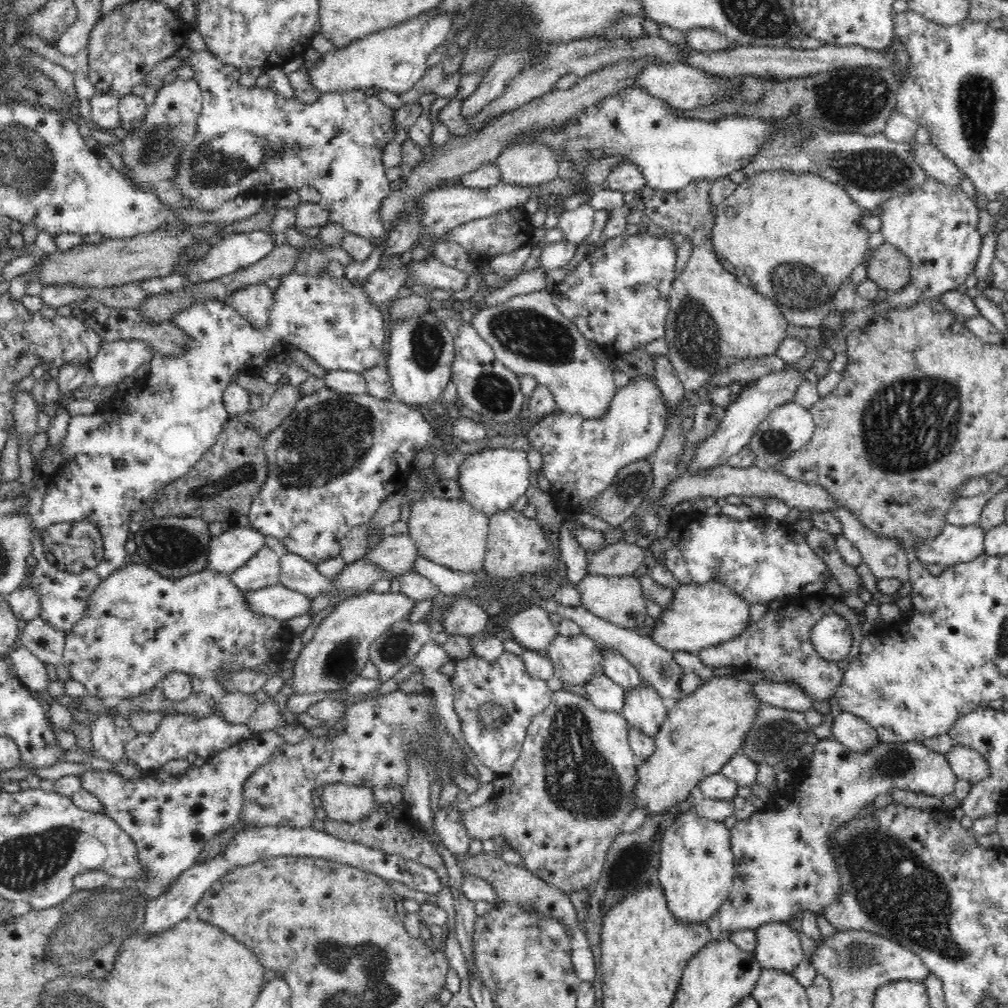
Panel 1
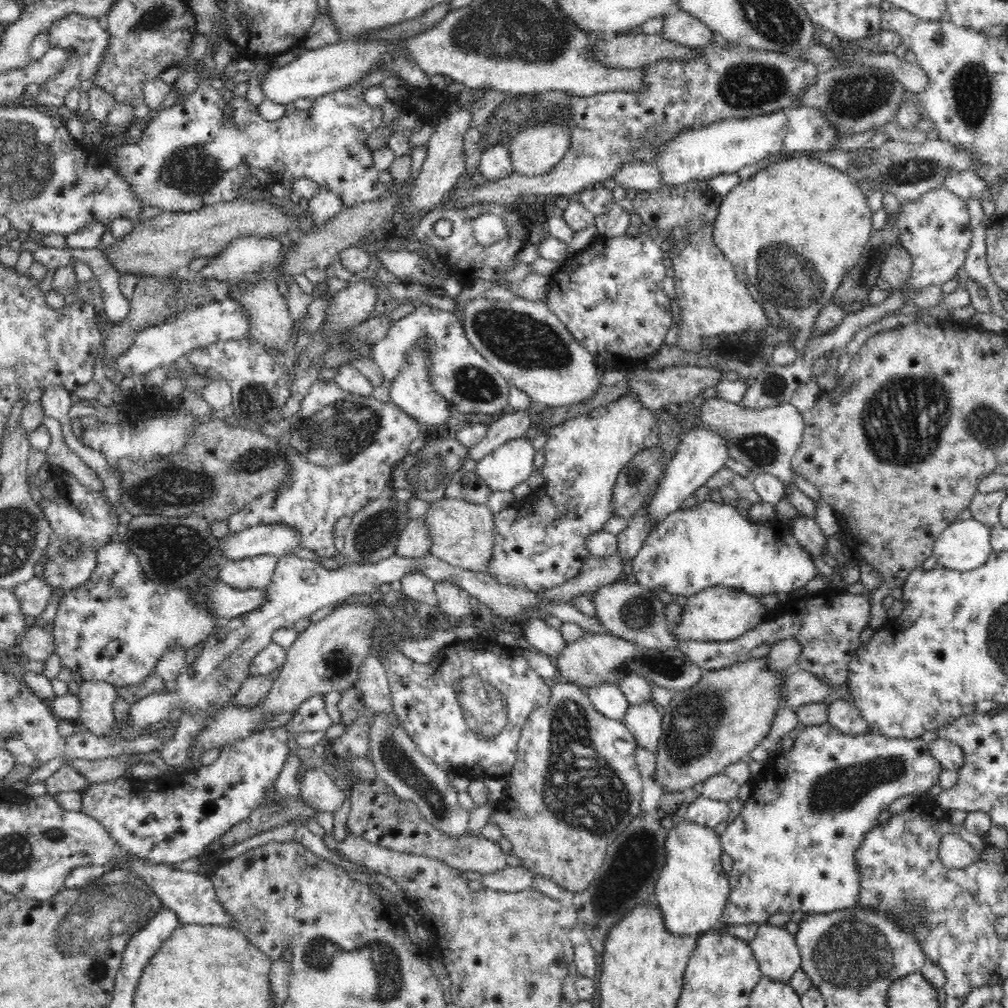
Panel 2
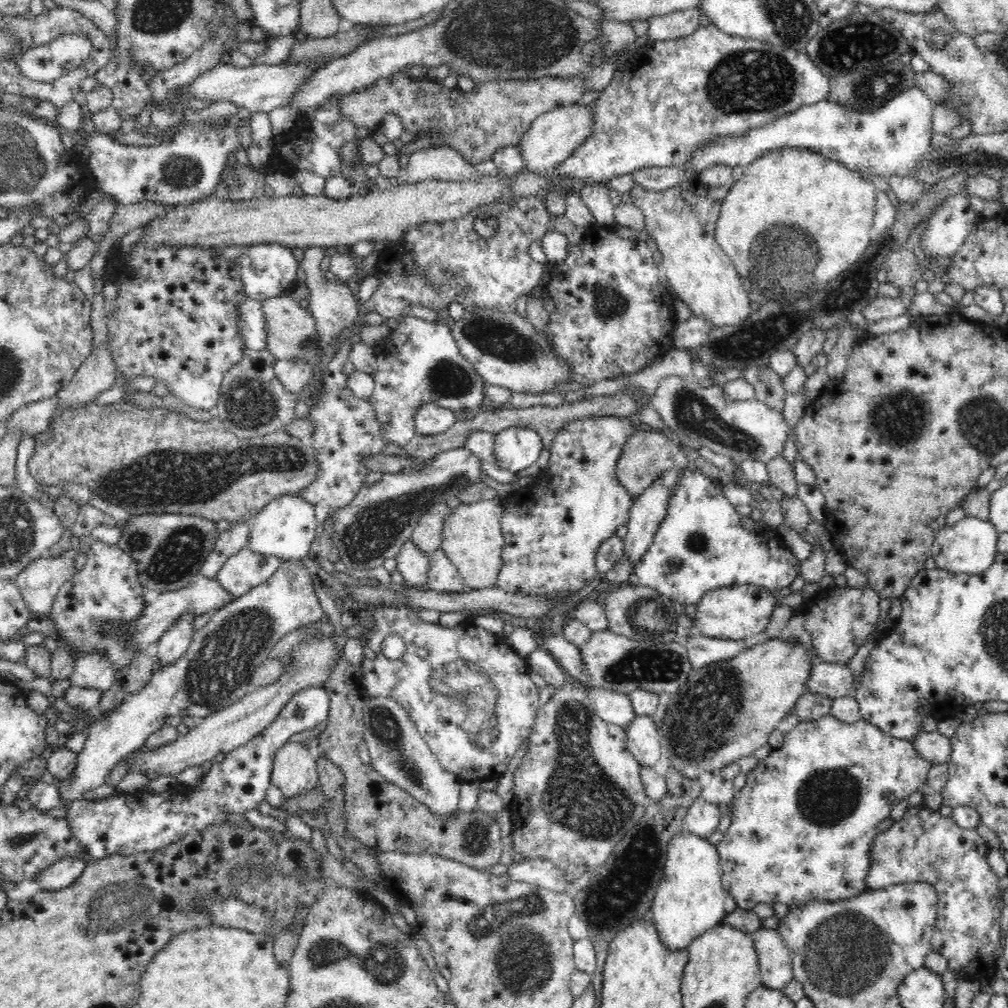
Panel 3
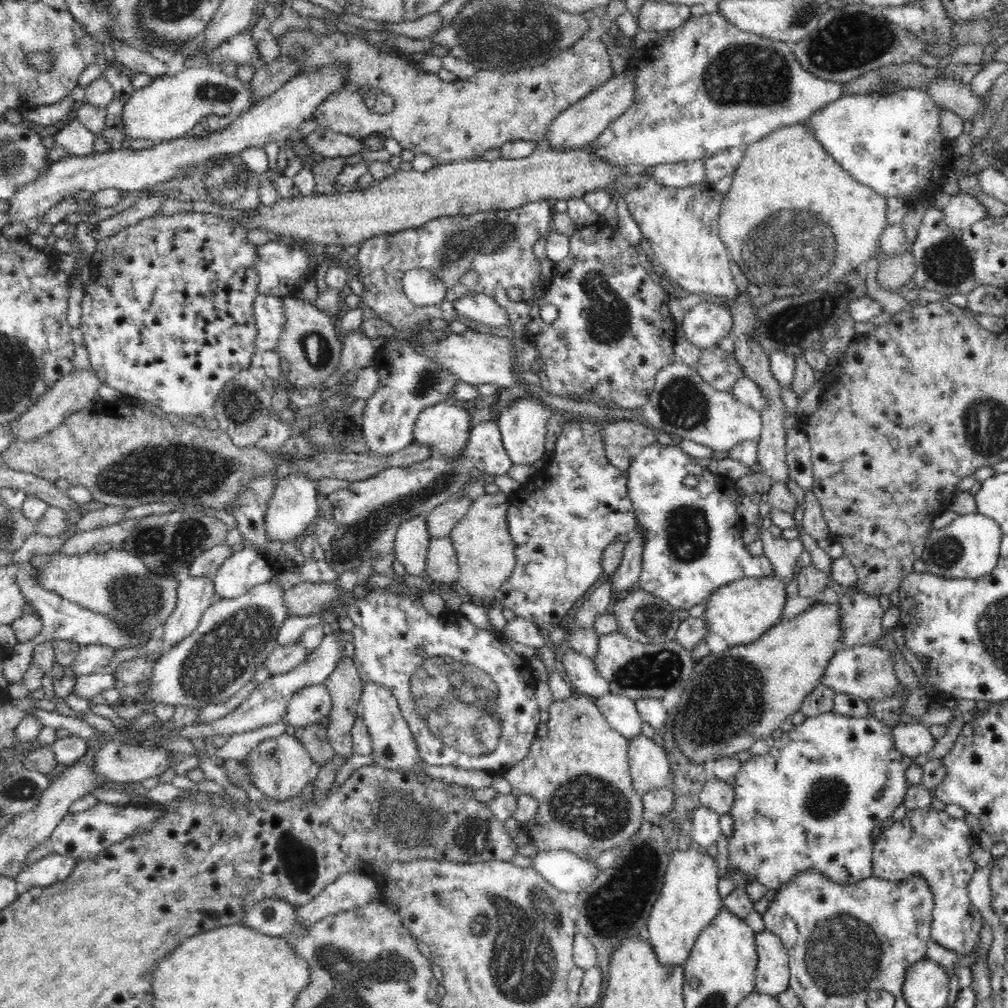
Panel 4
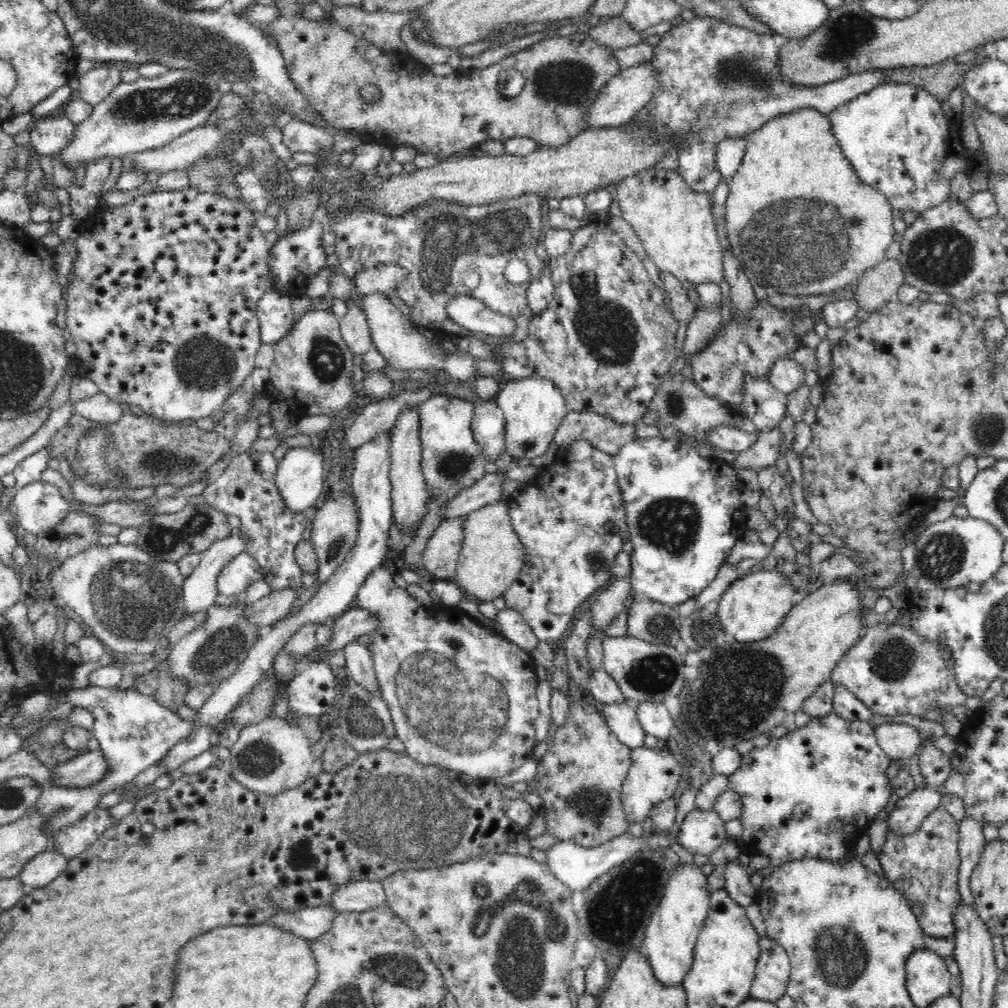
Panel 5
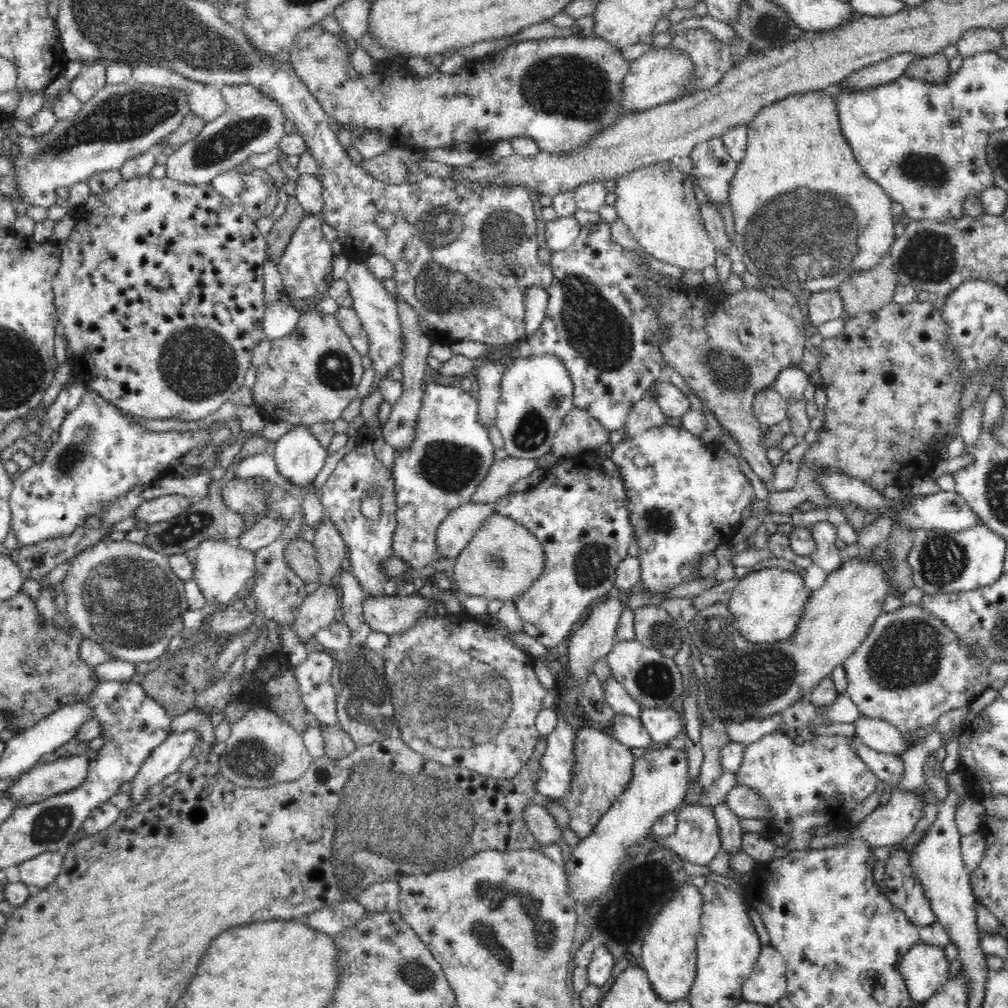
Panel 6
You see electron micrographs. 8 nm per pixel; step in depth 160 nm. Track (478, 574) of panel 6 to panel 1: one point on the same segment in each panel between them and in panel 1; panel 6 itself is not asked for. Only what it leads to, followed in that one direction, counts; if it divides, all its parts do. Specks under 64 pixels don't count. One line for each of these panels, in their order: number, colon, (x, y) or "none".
1: (450, 532)
2: (462, 533)
3: (472, 538)
4: (485, 553)
5: (492, 556)

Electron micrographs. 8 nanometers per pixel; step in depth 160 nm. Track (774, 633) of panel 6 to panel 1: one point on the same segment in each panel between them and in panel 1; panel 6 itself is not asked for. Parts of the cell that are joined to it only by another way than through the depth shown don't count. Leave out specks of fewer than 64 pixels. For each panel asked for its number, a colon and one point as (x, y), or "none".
1: (700, 615)
2: (718, 613)
3: (733, 612)
4: (740, 612)
5: (753, 607)

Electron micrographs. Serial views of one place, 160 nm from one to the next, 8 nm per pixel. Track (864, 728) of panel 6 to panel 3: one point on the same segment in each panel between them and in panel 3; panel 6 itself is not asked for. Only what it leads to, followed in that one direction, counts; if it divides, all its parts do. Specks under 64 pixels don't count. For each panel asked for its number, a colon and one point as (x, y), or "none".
3: (935, 747)
4: (912, 740)
5: (900, 741)

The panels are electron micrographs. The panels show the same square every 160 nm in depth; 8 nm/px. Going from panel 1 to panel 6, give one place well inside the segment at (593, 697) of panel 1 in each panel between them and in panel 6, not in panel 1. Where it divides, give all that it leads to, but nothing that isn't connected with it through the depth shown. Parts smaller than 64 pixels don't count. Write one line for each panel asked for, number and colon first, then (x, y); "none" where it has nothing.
2: (608, 699)
3: (614, 707)
4: (621, 713)
5: (621, 717)
6: (629, 731)

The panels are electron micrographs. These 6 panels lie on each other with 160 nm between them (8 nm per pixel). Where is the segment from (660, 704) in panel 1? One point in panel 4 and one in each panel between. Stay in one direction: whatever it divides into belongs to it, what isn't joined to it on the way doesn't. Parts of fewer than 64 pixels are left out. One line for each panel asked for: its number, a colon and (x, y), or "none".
2: (644, 721)
3: (642, 736)
4: (650, 769)

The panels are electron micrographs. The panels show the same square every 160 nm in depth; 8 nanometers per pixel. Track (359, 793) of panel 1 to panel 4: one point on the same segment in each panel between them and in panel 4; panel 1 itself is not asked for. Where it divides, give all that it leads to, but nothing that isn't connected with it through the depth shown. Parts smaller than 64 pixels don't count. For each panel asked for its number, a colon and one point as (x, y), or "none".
2: (318, 790)
3: (295, 772)
4: (280, 767)

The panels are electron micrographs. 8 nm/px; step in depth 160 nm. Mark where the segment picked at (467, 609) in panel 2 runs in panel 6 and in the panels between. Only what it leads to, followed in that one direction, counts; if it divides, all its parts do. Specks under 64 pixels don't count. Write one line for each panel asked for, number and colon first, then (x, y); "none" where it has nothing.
3: (443, 576)
4: (441, 561)
5: (440, 558)
6: (454, 534)

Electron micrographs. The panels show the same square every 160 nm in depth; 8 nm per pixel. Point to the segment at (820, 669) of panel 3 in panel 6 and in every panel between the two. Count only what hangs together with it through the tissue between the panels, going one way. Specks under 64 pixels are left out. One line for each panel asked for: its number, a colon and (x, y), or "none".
4: (867, 671)
5: (891, 669)
6: (911, 669)

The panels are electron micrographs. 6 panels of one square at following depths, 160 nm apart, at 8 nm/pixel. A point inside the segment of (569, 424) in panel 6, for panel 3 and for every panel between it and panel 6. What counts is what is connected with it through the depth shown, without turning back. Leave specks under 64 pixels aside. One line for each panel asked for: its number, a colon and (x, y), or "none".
3: (647, 452)
4: (624, 439)
5: (606, 434)

